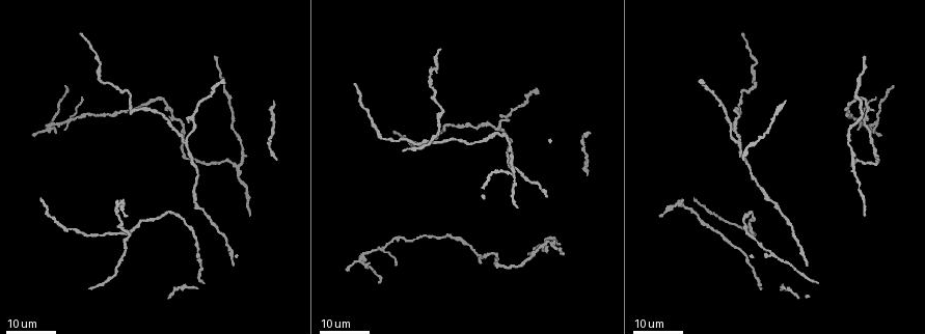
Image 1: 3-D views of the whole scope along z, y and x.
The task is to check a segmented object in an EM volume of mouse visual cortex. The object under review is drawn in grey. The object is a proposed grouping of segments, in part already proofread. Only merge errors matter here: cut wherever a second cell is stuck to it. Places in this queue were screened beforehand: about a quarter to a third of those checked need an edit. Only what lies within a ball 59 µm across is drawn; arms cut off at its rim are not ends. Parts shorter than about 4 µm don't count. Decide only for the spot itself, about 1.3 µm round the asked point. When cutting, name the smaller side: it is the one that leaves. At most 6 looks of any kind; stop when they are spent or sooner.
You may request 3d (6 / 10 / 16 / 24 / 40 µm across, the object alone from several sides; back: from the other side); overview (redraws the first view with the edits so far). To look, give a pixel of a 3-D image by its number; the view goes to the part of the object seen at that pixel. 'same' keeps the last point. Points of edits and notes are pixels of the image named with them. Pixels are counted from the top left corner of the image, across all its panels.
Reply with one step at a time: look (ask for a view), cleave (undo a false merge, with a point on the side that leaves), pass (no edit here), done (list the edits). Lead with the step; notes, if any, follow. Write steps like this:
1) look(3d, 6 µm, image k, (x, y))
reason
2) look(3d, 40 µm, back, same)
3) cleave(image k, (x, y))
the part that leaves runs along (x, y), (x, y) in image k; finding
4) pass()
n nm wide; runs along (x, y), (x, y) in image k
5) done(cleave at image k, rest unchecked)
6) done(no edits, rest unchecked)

look(3d, 16 µm, image 1, (186, 142))
three arms meet

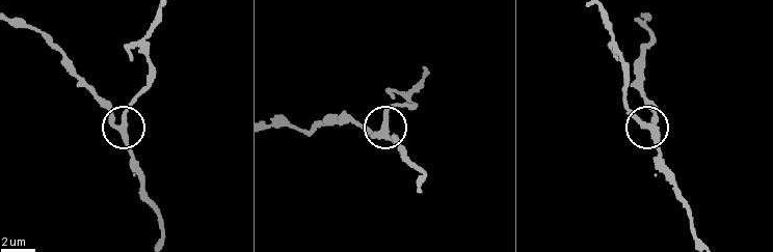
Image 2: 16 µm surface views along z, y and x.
look(3d, 6 µm, image 2, (651, 124))

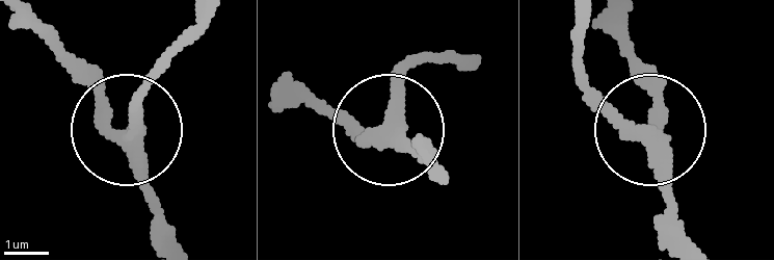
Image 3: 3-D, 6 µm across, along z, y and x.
pass()
3 arms; runs along (441, 181), (396, 126), (403, 81), (422, 58) in image 3; all the same cell

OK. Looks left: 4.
look(3d, 24 µm, image 1, (768, 250))
narrows sharply

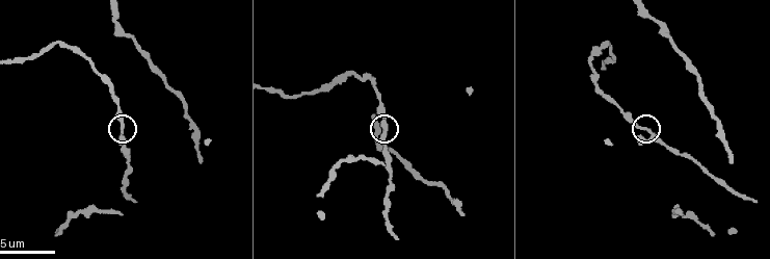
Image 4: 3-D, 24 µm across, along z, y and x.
look(3d, 6 µm, image 4, (640, 129))
closer look

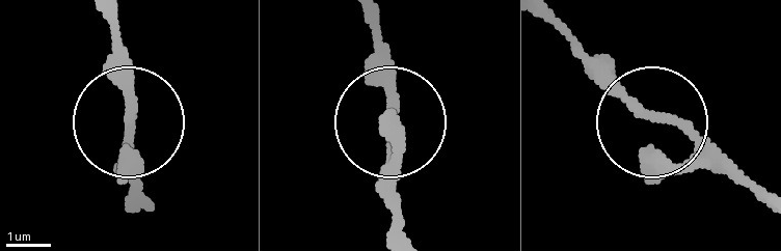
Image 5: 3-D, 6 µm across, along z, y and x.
pass()
200 nm wide; one cell here

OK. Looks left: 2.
look(3d, 16 µm, image 1, (446, 127))
abrupt turn

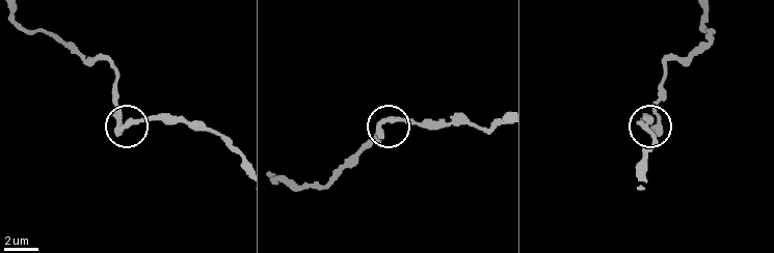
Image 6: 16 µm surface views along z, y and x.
look(3d, 10 µm, image 6, (122, 127))

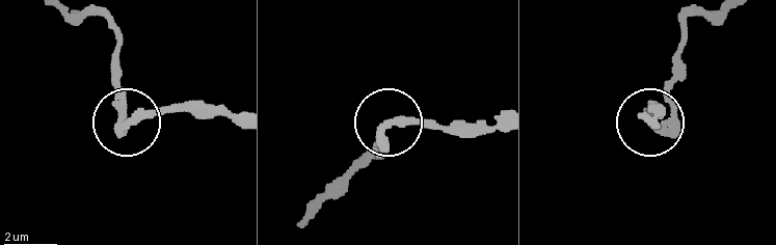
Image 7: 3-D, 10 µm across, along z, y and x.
pass()
runs along (237, 124), (217, 113), (143, 113), (124, 121), (116, 55) in image 7; all the same cell

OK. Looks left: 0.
done(no edits, rest unchecked)

